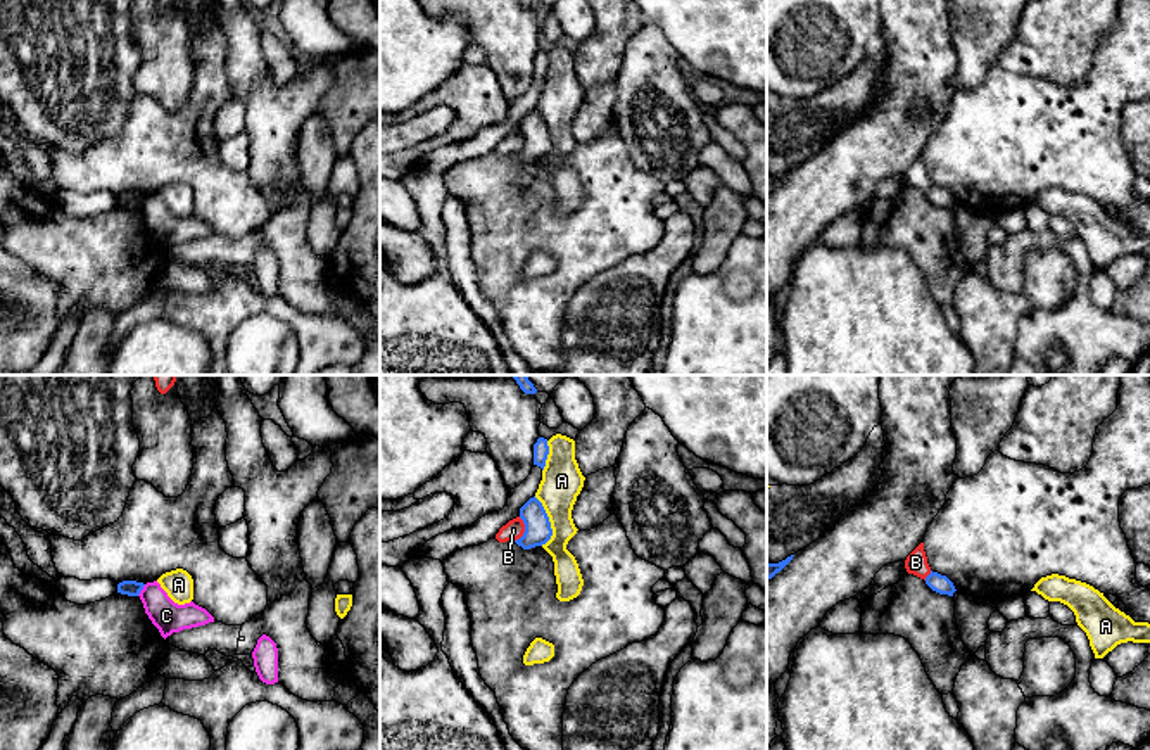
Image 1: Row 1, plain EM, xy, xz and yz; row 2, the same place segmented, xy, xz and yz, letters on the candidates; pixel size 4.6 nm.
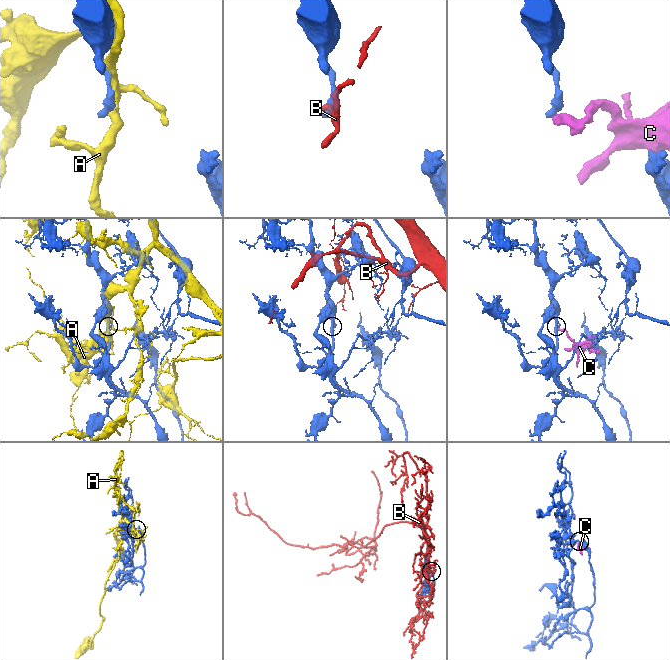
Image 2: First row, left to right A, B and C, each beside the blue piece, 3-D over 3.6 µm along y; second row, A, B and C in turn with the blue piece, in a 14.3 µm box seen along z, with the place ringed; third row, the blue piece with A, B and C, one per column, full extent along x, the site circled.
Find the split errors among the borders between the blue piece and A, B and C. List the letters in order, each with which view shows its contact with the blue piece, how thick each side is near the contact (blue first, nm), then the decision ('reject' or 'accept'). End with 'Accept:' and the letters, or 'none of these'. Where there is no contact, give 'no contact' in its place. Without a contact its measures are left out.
A: meets blue in xz; 130 nm thick on the blue side, 190 nm on the other; reject
B: meets blue in xz; 130 nm thick on the blue side, 90 nm on the other; reject
C: meets blue in xy; 80 nm thick on the blue side, 150 nm on the other; reject
Accept: none of these

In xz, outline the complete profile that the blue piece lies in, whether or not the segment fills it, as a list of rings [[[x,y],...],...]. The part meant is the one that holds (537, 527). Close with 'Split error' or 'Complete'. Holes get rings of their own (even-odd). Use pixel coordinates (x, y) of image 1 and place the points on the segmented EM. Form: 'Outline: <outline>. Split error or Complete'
Outline: [[[534,496],[520,508],[520,518],[525,524],[525,532],[515,543],[523,550],[546,544],[551,536],[551,522],[542,503]]]. Complete

